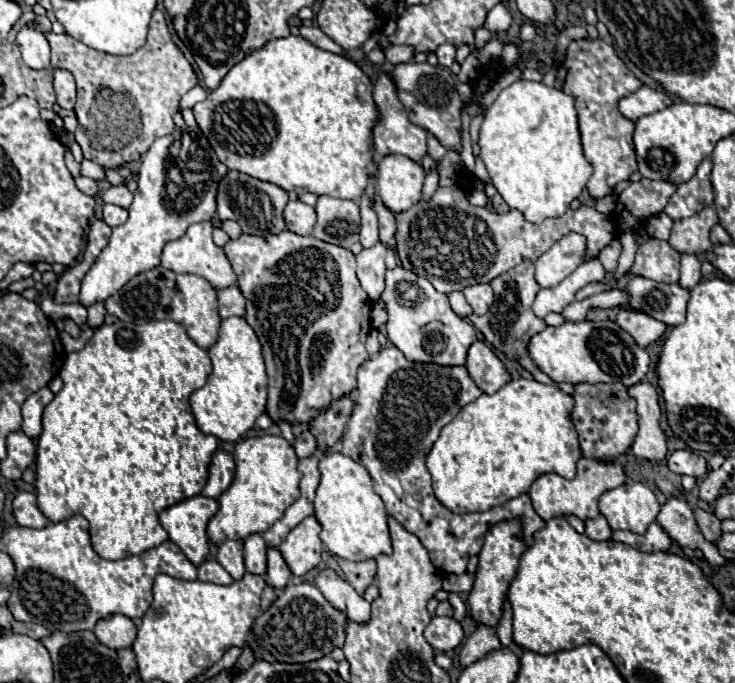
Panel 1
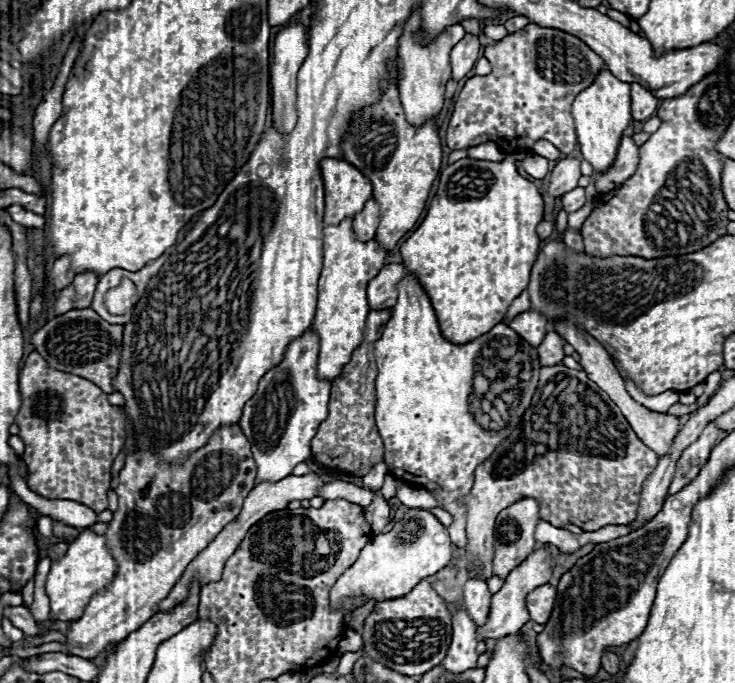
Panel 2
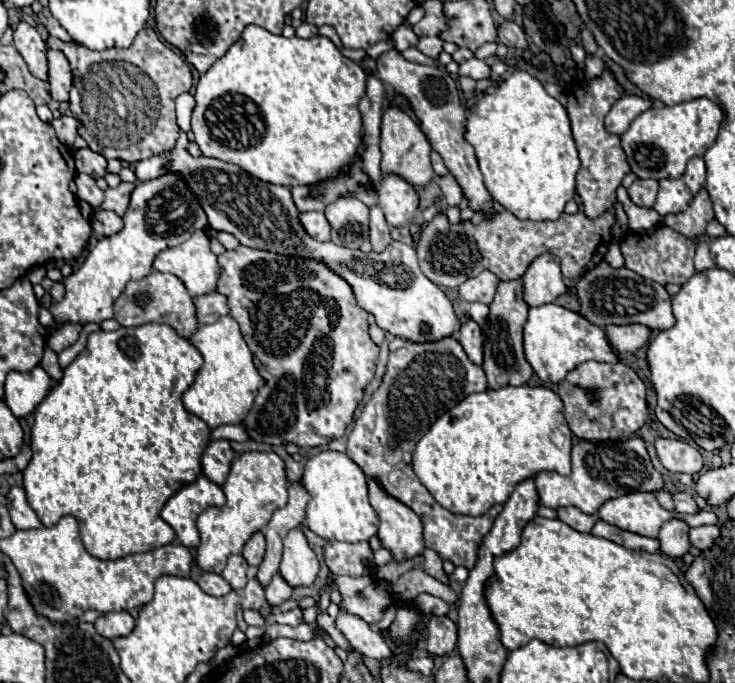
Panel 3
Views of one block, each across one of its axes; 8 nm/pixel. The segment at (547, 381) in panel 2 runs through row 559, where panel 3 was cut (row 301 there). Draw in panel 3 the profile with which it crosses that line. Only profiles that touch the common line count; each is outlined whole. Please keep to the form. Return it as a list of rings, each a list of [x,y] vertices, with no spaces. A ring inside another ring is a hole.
[[[484,270],[482,274],[478,274],[476,278],[466,280],[460,286],[460,298],[466,302],[482,302],[482,304],[490,304],[494,300],[496,294],[496,286],[498,286],[498,278]]]

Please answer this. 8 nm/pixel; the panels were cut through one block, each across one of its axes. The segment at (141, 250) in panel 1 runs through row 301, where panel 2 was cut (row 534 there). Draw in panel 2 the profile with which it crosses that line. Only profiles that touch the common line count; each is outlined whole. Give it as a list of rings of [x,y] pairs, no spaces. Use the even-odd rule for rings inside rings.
[[[84,528],[74,542],[70,542],[68,552],[62,560],[52,562],[52,570],[46,580],[46,594],[52,606],[52,620],[78,620],[88,606],[90,598],[104,590],[116,576],[118,564],[106,548],[106,536]]]

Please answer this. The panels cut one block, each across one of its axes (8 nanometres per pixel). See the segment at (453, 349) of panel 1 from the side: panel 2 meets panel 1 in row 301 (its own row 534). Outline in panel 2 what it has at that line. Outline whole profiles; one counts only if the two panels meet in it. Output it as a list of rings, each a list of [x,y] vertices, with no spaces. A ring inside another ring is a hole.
[[[410,508],[404,518],[400,522],[394,524],[394,528],[386,534],[378,534],[374,536],[360,552],[358,560],[336,580],[336,584],[330,590],[330,608],[334,610],[342,610],[344,608],[344,600],[346,598],[364,598],[364,604],[374,600],[374,604],[384,602],[384,600],[392,600],[392,598],[400,598],[406,596],[420,580],[440,572],[452,558],[452,542],[448,536],[448,530],[428,512],[422,508]]]

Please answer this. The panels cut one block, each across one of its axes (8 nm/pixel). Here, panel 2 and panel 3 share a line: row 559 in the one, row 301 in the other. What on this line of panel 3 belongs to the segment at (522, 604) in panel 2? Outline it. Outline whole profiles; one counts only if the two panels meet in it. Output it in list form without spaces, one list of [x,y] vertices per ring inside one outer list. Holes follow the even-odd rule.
[[[552,254],[538,256],[526,270],[522,282],[524,282],[524,300],[530,306],[550,304],[566,292],[560,264]]]

